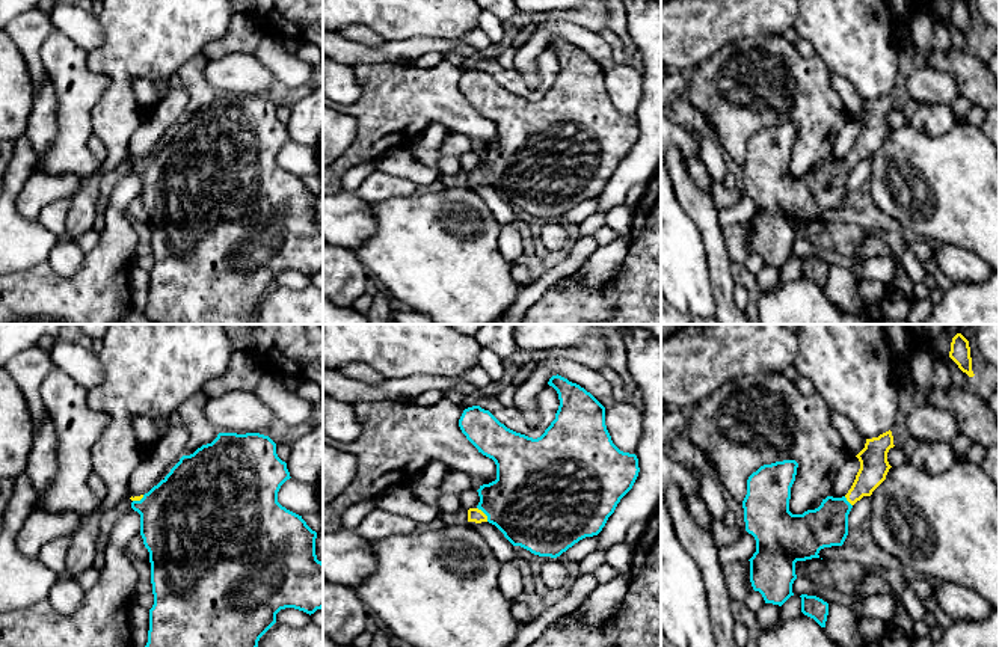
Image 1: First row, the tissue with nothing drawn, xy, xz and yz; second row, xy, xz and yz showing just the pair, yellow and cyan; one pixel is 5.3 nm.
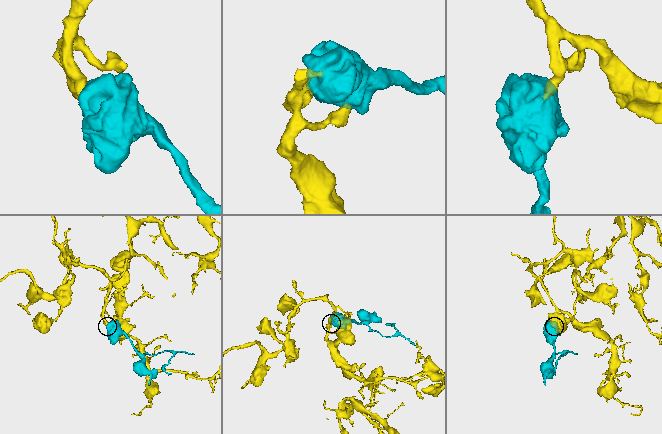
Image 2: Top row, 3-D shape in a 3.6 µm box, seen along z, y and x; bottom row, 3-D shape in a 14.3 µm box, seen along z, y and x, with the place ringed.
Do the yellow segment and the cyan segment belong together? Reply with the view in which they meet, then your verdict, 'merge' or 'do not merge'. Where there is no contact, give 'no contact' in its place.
xz | merge

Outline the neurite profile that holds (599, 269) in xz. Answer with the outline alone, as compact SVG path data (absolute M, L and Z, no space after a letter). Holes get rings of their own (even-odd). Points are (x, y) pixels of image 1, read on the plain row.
M629 237L599 246L572 274L563 281L573 281L586 290L601 290L610 284L620 270L629 250Z

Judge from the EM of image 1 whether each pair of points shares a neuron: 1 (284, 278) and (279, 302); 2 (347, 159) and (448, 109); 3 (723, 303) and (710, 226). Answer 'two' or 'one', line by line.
1: two
2: one
3: one

